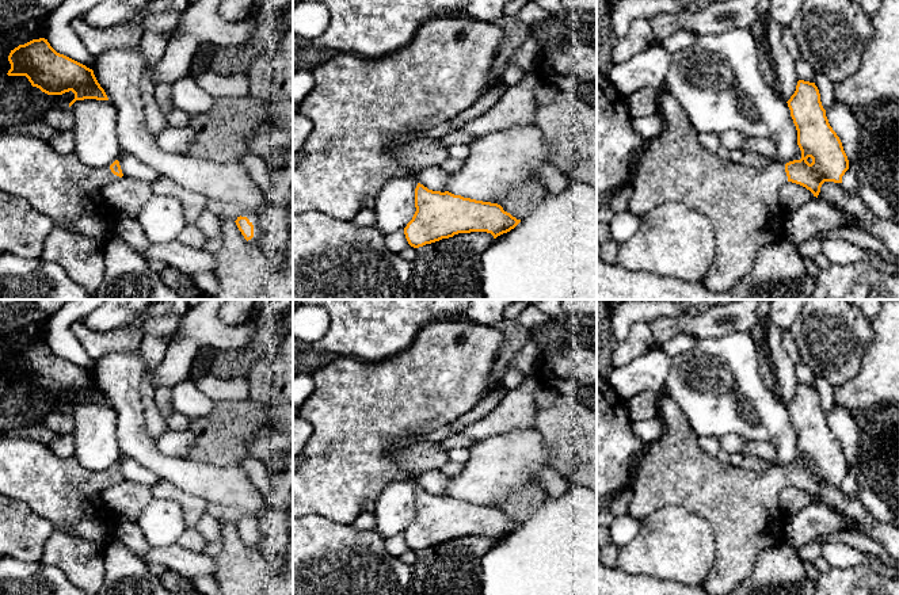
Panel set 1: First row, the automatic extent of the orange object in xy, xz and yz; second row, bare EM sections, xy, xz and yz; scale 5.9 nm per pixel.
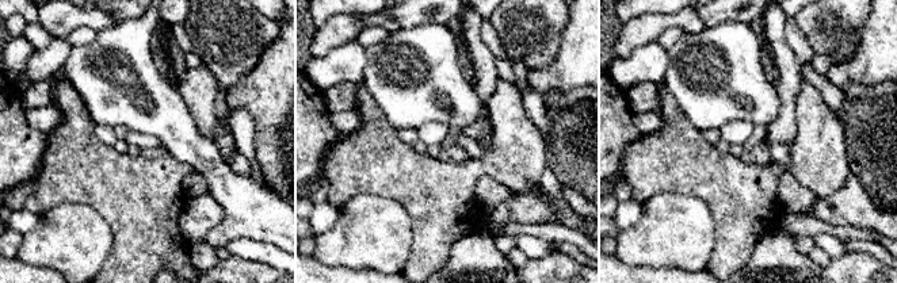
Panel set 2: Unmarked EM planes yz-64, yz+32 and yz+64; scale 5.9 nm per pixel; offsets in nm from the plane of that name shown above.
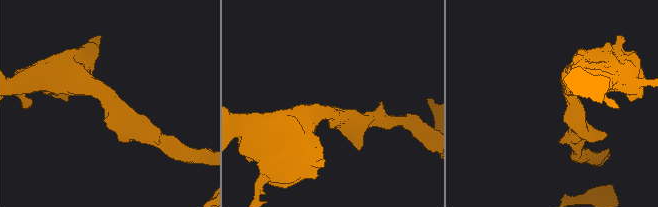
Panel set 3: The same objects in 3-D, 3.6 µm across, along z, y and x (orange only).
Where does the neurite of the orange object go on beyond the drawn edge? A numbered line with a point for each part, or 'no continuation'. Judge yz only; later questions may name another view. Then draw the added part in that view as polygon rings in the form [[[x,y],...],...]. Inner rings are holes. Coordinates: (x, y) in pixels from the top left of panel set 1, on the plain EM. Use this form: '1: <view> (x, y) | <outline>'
1: yz (742, 506) | [[[664,393],[658,397],[658,415],[664,431],[636,462],[628,484],[633,492],[628,514],[641,522],[660,507],[677,506],[706,519],[715,533],[716,553],[702,587],[713,595],[730,594],[751,575],[763,550],[785,541],[788,515],[780,507],[780,493],[788,485],[785,468],[772,465],[755,472],[719,461],[700,447],[686,416]]]

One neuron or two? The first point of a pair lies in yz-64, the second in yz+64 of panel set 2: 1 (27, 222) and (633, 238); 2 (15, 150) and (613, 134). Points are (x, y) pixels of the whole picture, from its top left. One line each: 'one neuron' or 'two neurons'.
1: two neurons
2: one neuron

